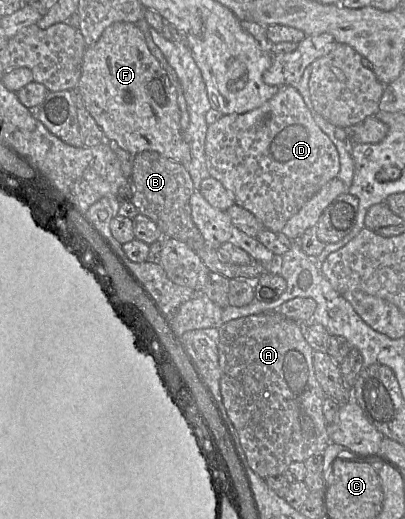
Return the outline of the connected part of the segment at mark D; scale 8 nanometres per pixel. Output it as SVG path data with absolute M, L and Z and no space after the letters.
M293 86L281 87L277 94L262 106L243 114L222 115L216 122L208 125L205 142L206 166L211 177L220 181L232 193L235 204L250 211L264 227L274 232L282 232L287 221L295 215L326 183L337 178L340 171L340 160L336 146L318 127L299 91Z

